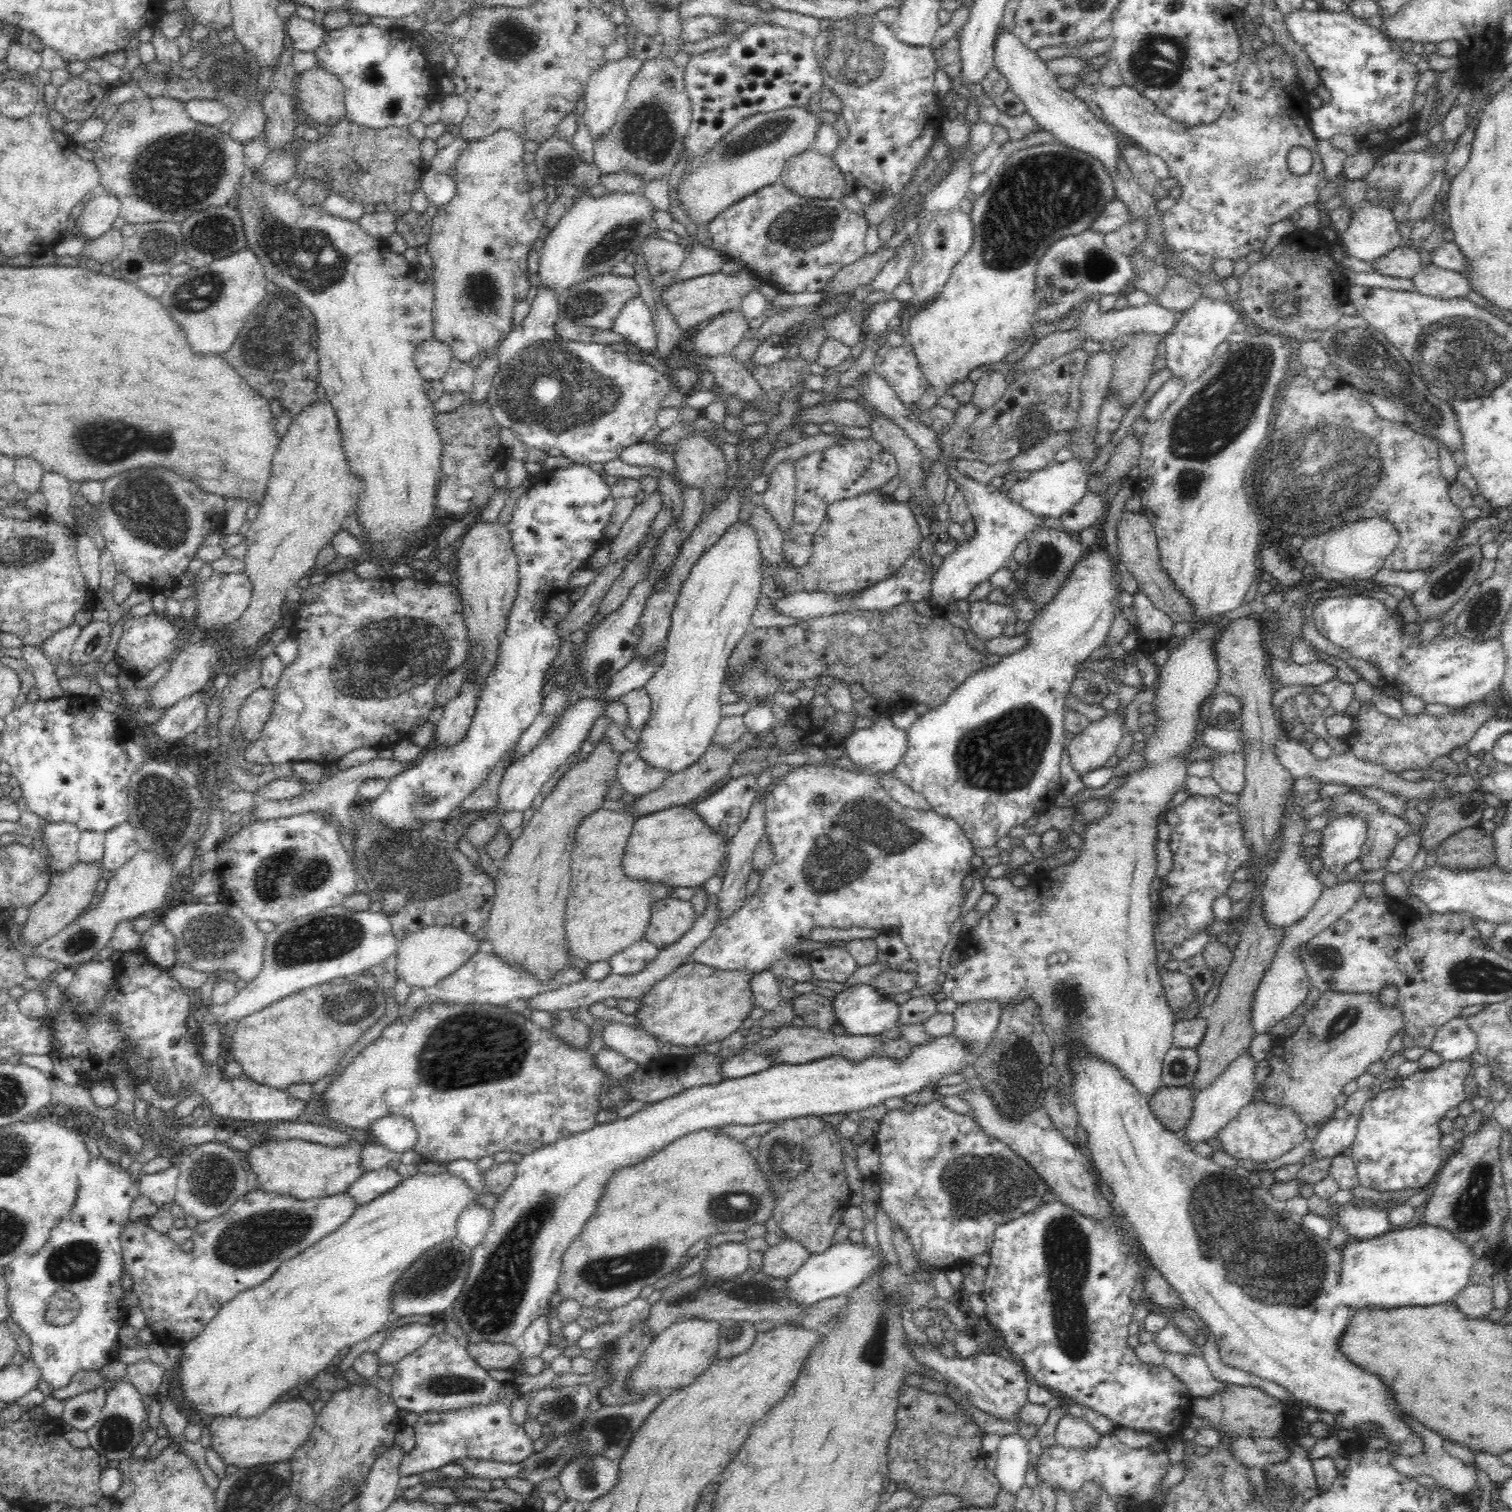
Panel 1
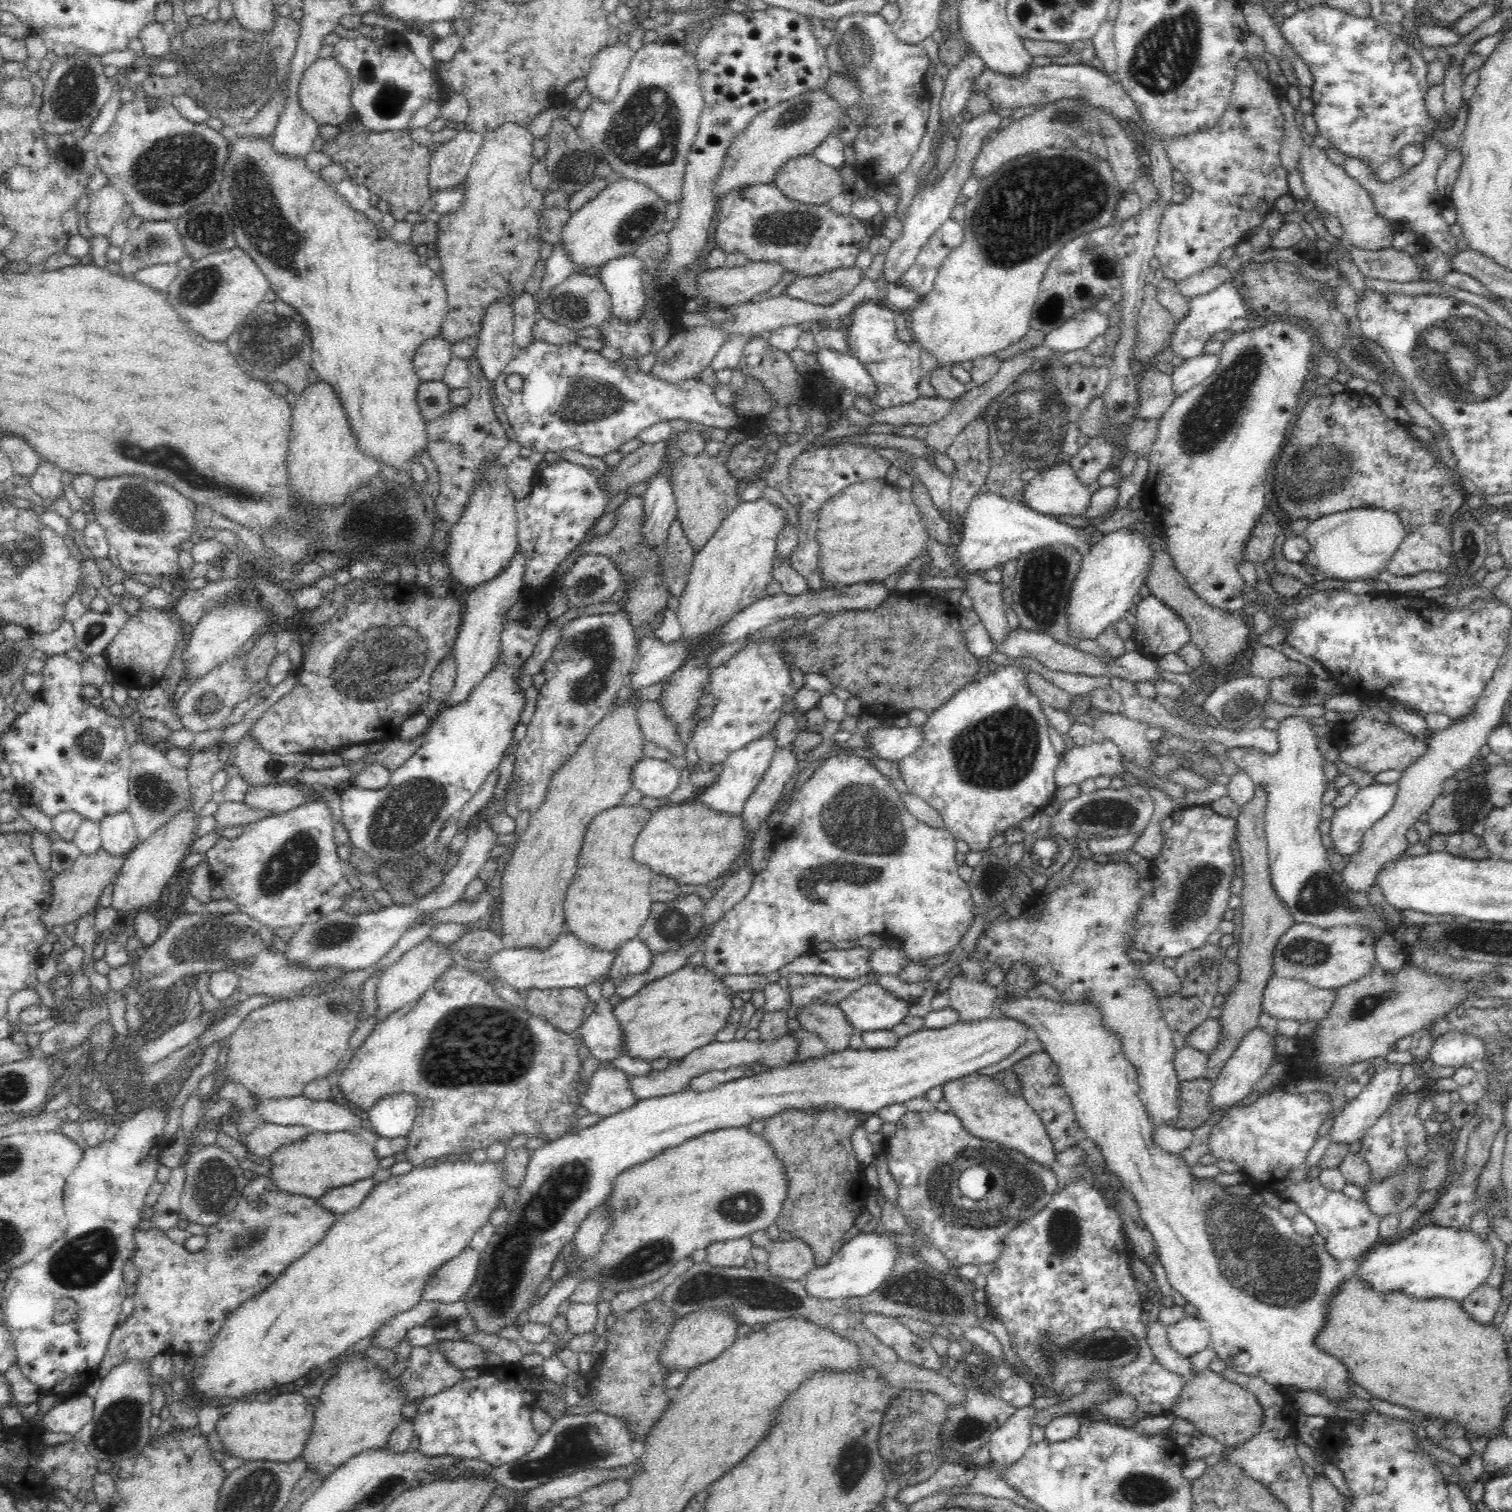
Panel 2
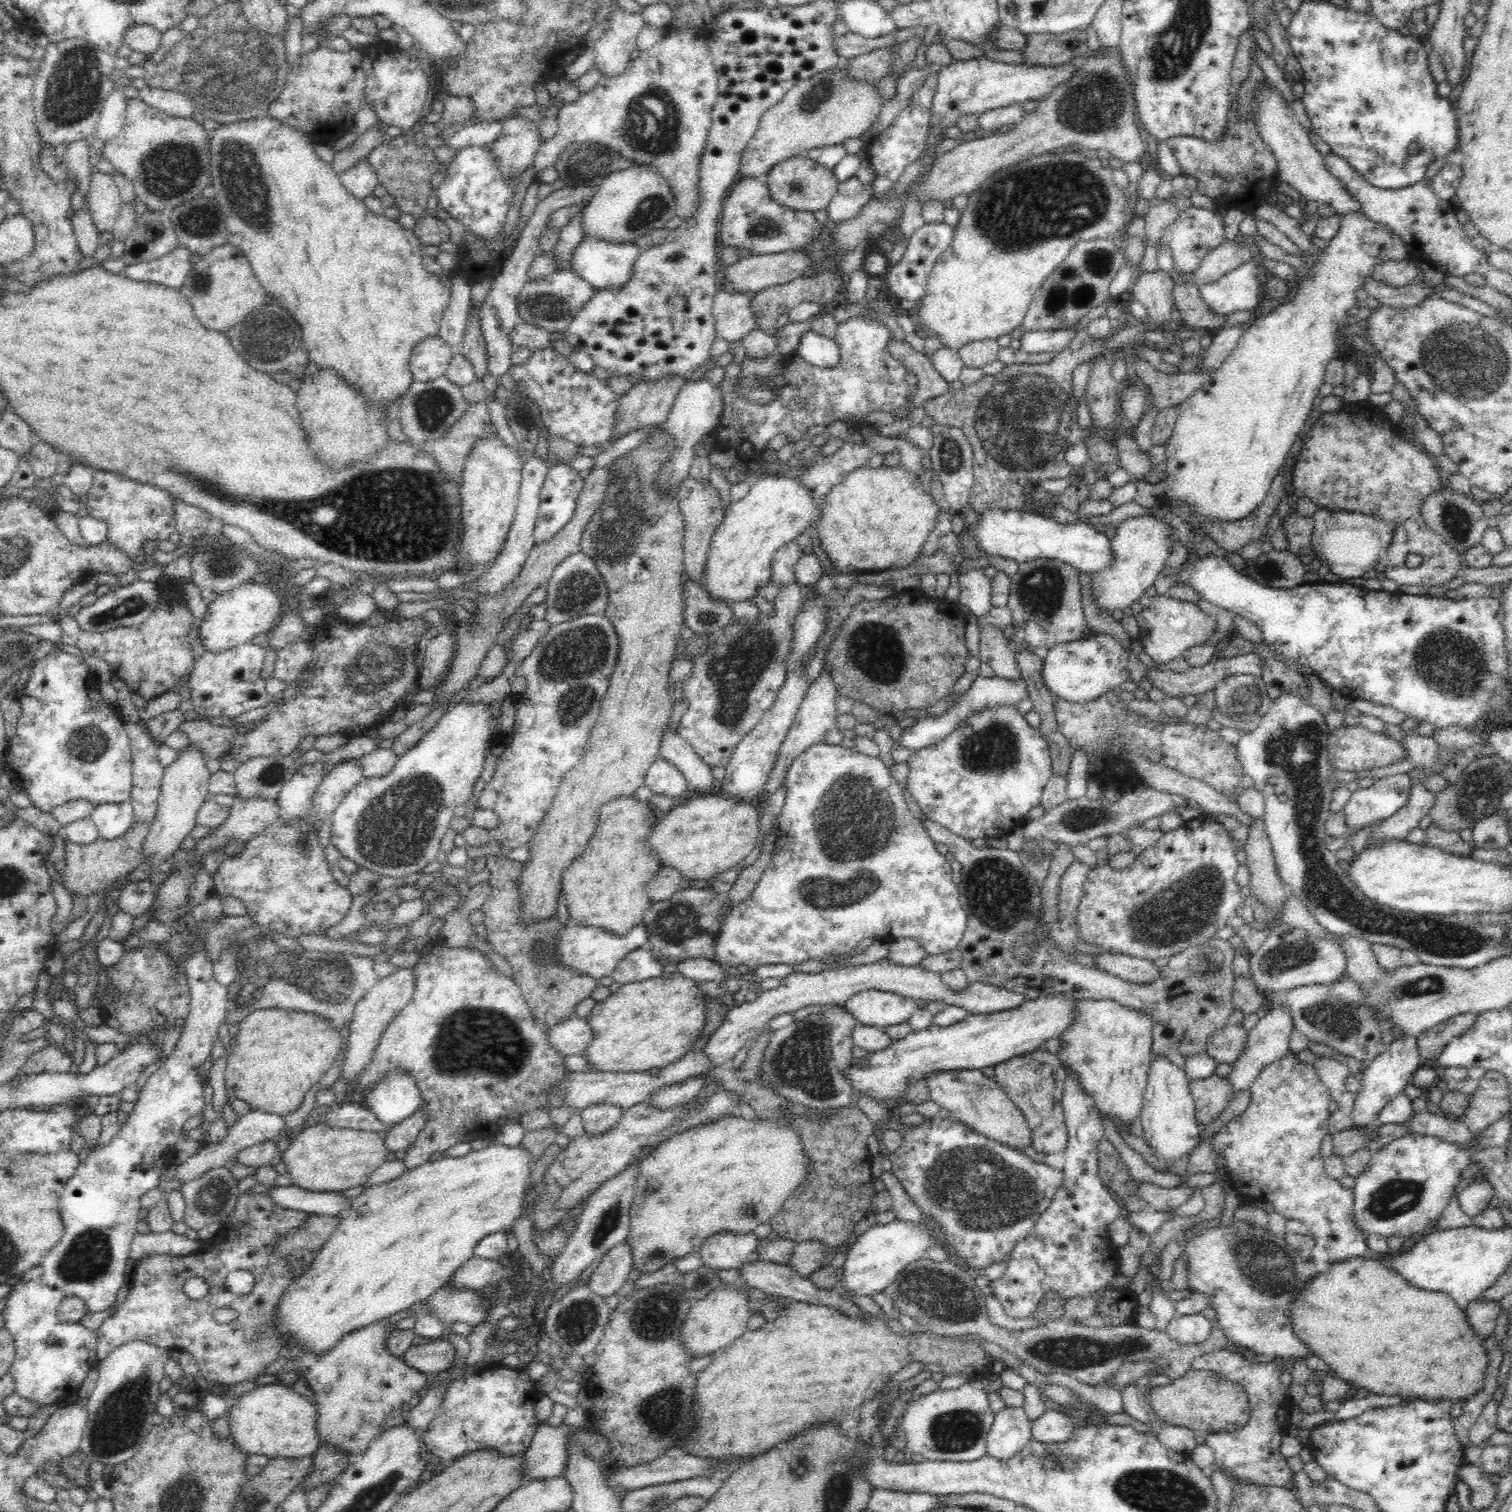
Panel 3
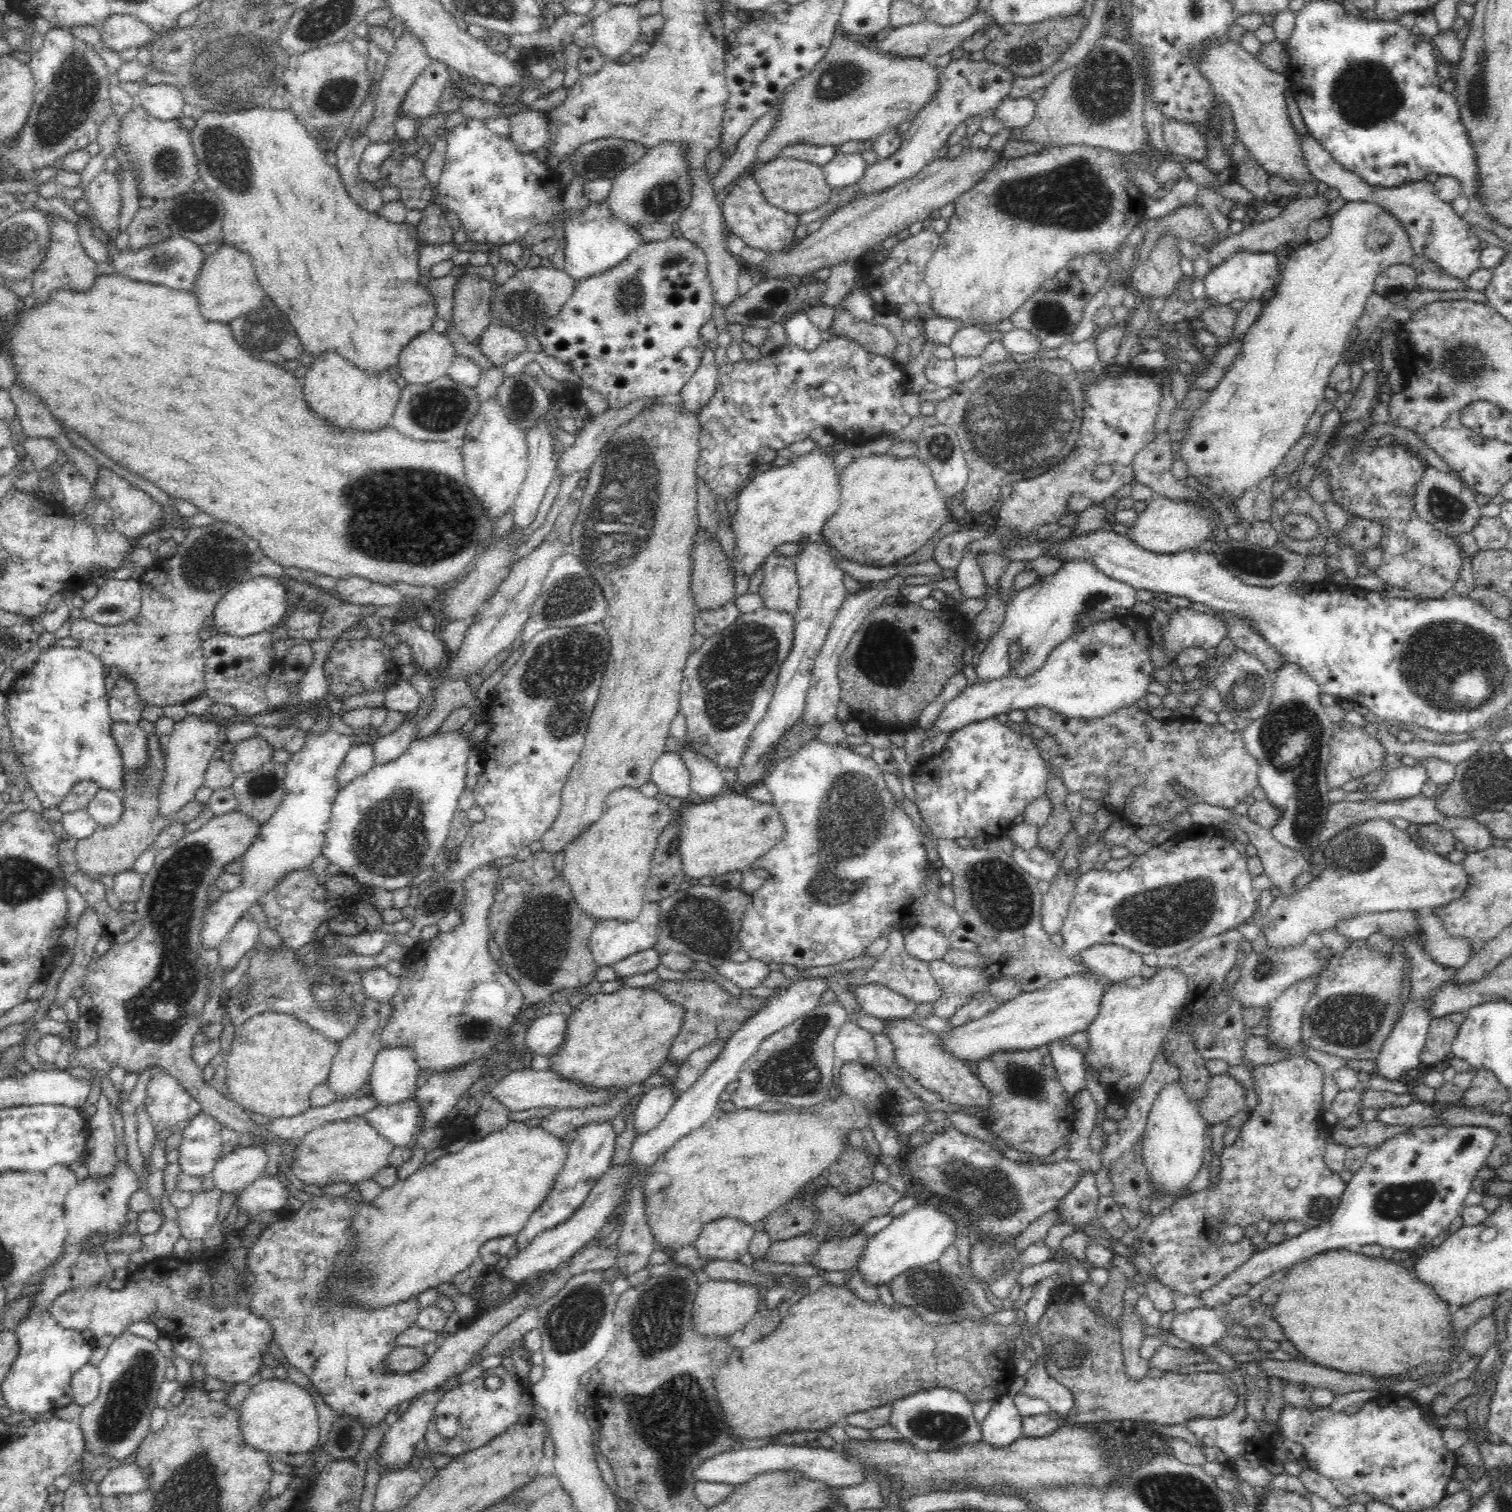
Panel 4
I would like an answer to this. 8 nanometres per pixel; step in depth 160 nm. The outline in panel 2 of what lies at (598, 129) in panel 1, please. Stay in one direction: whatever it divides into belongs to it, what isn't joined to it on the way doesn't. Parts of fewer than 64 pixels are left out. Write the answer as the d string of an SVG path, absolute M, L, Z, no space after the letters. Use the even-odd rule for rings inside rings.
M620 40L598 50L586 75L587 89L593 98L609 102L616 96L634 53L626 42Z

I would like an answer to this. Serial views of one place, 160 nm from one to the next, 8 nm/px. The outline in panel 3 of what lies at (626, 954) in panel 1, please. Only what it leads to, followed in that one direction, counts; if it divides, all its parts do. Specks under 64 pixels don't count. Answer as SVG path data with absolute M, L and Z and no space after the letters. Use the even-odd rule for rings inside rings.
M642 947L629 952L612 971L613 982L630 984L658 978L662 975L663 964L656 960L650 948Z

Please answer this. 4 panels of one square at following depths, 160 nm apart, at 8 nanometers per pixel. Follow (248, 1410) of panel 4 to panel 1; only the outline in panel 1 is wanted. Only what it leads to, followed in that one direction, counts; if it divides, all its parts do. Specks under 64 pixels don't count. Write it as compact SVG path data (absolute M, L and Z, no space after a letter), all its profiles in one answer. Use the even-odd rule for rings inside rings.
M300 1397L272 1404L262 1415L250 1420L232 1416L216 1416L209 1419L211 1447L220 1454L226 1464L237 1468L250 1468L256 1464L289 1460L311 1433L316 1413L311 1404Z

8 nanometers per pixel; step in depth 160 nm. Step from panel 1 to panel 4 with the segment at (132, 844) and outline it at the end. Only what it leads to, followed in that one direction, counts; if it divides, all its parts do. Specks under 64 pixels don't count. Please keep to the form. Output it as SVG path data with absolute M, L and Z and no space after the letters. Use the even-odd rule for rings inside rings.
M101 788L88 802L86 811L99 826L108 827L120 819L123 803L116 792Z

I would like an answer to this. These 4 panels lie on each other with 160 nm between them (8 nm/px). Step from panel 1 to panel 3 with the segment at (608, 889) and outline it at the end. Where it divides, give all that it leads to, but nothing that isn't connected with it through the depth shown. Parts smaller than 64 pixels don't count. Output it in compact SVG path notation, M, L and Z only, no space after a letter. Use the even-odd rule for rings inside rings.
M619 797L602 806L590 844L582 856L562 872L561 889L571 923L600 927L624 936L643 921L645 911L651 905L646 886L661 866L658 855L648 848L646 838L658 818L664 816L666 812L650 801L636 801L632 797Z

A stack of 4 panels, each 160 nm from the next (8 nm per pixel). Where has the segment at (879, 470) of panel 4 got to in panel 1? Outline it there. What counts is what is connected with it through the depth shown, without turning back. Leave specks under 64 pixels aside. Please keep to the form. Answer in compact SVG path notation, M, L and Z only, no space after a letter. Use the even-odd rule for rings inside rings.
M880 490L834 500L815 532L808 564L799 567L801 588L832 594L860 592L892 576L918 552L922 540L920 525L908 501L898 502Z

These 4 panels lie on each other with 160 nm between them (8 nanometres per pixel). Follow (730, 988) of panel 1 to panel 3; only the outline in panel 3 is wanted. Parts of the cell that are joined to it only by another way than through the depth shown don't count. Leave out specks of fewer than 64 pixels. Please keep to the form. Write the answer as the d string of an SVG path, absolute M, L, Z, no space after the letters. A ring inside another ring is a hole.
M673 972L667 978L658 978L630 982L620 985L616 992L610 993L605 1000L596 1001L591 1012L584 1019L592 1029L590 1044L580 1052L592 1071L643 1073L652 1068L666 1068L684 1056L701 1036L706 1015L704 1015L704 991L696 987L696 982L684 975Z

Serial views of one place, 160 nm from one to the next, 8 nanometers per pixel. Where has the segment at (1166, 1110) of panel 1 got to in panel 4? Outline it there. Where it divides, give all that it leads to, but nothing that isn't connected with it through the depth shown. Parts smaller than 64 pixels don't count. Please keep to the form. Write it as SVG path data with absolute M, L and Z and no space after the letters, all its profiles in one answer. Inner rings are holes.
M1227 1073L1212 1075L1206 1098L1199 1104L1200 1114L1208 1125L1226 1122L1246 1108L1243 1084Z

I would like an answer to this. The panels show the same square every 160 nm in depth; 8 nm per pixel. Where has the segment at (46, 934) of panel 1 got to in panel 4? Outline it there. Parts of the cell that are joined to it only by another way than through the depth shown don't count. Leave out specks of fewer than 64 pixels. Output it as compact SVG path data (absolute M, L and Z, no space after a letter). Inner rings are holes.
M147 734L146 736L146 755L148 755L148 764L144 764L141 770L127 770L122 772L123 786L121 790L116 791L116 795L120 797L123 803L123 810L120 819L111 826L98 826L94 833L86 839L76 840L76 863L80 867L80 871L89 876L92 881L98 880L102 875L116 875L124 870L131 870L136 859L149 847L153 846L155 840L163 829L170 826L173 822L188 823L195 820L202 811L203 804L194 799L180 808L178 813L171 815L162 815L160 813L160 788L164 784L165 773L165 755L164 748L159 742L156 734Z

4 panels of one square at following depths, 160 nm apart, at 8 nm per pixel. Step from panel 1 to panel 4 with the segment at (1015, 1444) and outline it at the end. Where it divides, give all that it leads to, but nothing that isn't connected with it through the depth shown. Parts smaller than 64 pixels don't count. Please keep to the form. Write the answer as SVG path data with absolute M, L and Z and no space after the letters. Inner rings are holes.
M1019 1382L1008 1387L1007 1394L993 1402L990 1411L980 1423L983 1440L992 1446L1002 1448L1002 1446L1008 1446L1023 1436L1022 1416L1018 1413L1013 1402L1018 1388Z

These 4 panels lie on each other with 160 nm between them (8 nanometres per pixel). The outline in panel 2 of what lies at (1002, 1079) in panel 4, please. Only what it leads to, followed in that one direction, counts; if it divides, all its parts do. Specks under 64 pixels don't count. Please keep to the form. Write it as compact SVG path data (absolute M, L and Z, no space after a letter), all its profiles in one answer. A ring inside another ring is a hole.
M1045 1050L1032 1052L1019 1062L1016 1062L1010 1071L1014 1071L1014 1077L1020 1083L1020 1097L1034 1109L1034 1112L1040 1117L1054 1152L1064 1152L1067 1148L1077 1145L1081 1136L1082 1128L1075 1117L1070 1097L1063 1087L1063 1082L1058 1066Z

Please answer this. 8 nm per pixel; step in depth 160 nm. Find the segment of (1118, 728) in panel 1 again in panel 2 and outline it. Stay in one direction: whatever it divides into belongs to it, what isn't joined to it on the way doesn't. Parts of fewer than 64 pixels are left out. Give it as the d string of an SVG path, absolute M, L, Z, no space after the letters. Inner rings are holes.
M1106 739L1101 741L1094 740L1093 743L1085 747L1072 747L1068 752L1063 753L1056 767L1054 774L1054 781L1057 790L1070 786L1078 786L1087 779L1094 780L1095 776L1104 775L1107 779L1118 776L1124 780L1126 786L1142 785L1149 791L1153 790L1155 786L1150 780L1139 779L1132 773L1128 772L1123 765L1123 758L1114 742Z

